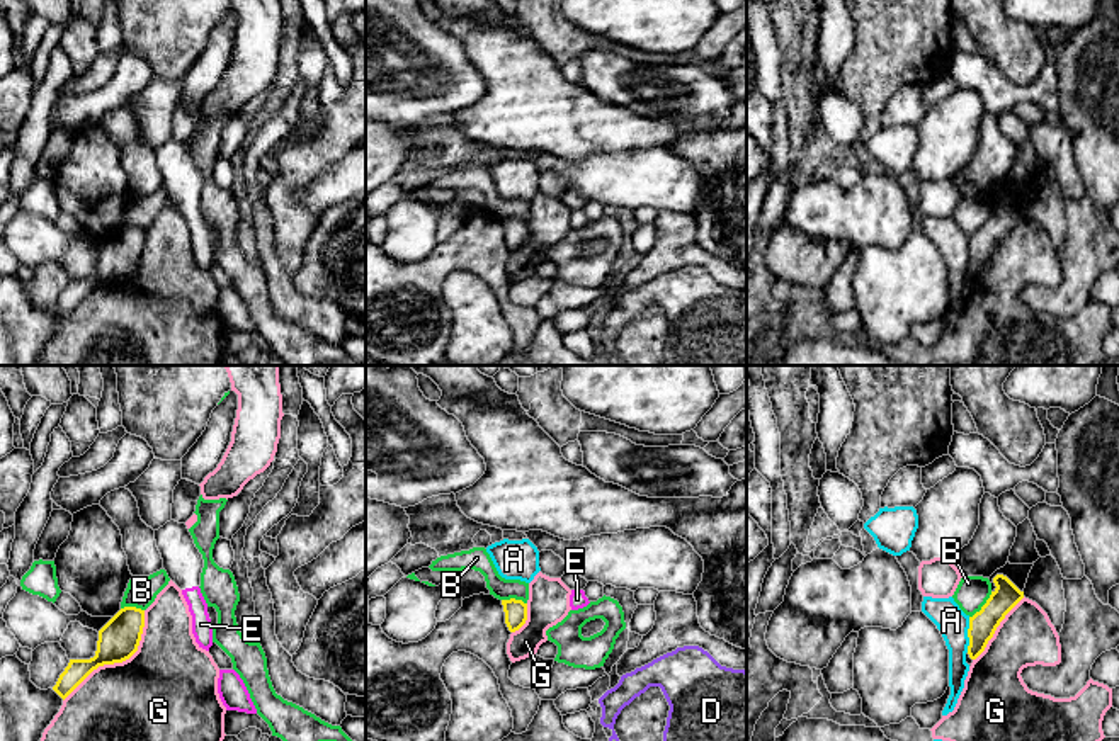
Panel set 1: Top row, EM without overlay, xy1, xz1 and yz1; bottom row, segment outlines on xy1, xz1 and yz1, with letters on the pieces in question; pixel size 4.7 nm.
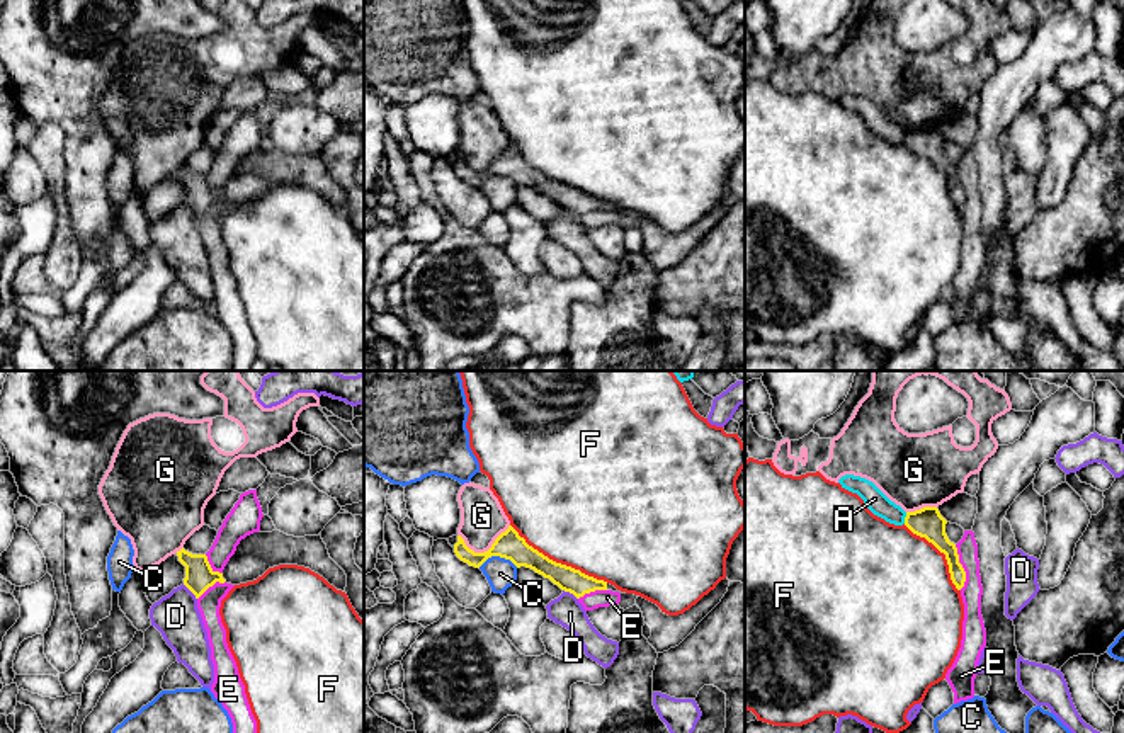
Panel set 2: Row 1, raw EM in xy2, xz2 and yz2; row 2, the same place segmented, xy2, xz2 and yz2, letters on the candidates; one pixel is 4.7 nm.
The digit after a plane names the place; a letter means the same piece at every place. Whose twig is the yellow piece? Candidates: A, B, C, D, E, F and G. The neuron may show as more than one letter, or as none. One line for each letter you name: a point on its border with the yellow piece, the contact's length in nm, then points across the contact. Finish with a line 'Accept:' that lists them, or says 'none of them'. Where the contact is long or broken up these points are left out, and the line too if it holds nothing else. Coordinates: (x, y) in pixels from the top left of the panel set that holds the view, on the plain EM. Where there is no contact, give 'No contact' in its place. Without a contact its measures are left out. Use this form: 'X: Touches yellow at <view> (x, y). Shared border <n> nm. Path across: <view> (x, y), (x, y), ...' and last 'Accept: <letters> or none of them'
Accept: none of them

